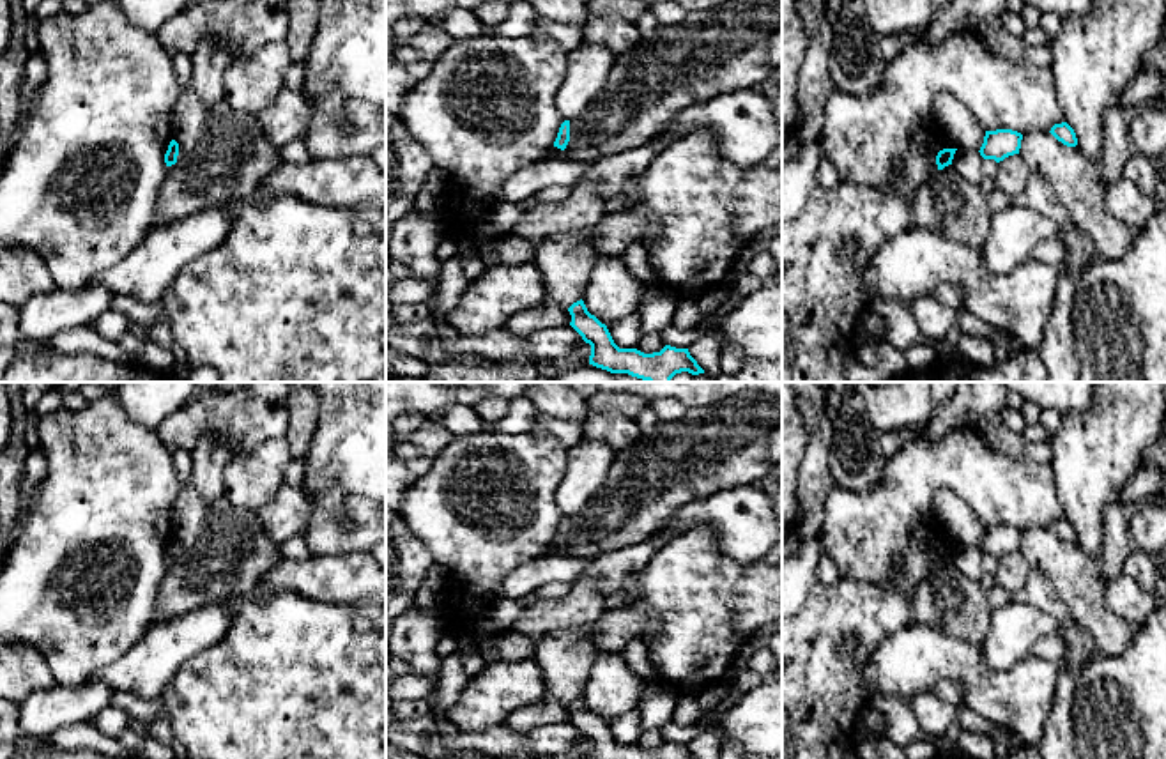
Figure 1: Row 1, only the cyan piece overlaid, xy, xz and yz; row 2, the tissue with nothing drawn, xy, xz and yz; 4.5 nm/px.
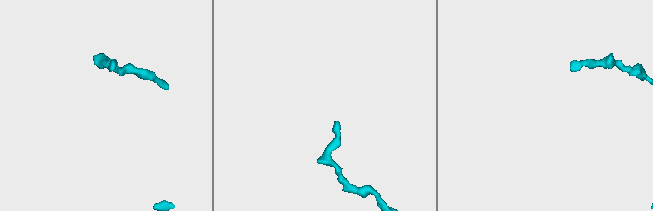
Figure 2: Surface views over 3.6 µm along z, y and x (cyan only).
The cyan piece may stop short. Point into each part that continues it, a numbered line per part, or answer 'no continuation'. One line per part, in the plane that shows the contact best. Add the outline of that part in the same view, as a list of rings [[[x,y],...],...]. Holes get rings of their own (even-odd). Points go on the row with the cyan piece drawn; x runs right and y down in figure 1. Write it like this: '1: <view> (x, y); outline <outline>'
no continuation

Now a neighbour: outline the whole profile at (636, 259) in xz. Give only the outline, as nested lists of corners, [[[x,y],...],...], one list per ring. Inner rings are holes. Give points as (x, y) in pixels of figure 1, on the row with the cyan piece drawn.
[[[635,242],[621,257],[626,269],[646,287],[660,287],[660,280],[648,262],[648,249],[641,242]]]

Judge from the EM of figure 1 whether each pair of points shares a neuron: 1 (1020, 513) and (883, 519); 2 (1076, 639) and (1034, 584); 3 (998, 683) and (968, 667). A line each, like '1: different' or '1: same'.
1: same
2: same
3: same

